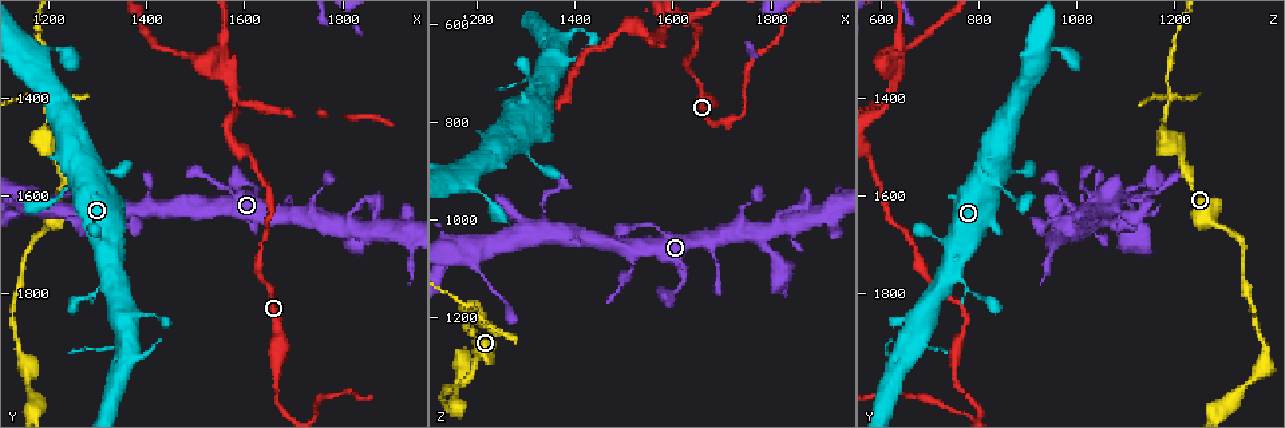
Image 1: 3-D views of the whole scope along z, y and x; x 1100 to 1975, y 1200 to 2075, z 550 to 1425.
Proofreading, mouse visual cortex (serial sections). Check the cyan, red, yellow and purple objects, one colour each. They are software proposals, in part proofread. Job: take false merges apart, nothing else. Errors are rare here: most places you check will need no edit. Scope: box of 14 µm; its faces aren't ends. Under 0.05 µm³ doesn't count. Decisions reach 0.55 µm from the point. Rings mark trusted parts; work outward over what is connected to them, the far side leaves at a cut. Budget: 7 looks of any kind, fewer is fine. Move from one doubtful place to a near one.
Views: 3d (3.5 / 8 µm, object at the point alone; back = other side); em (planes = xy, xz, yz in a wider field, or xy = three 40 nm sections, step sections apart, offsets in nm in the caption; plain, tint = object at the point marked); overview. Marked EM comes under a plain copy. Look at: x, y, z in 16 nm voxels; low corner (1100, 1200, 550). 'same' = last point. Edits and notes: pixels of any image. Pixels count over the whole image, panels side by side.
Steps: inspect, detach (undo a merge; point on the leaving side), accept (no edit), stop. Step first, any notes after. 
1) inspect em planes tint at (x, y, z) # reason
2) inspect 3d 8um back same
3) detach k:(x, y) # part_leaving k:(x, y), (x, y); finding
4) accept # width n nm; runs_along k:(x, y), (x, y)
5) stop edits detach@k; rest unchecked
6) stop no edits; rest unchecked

inspect 3d 3.5um at (1405, 1635, 1040) # branch point

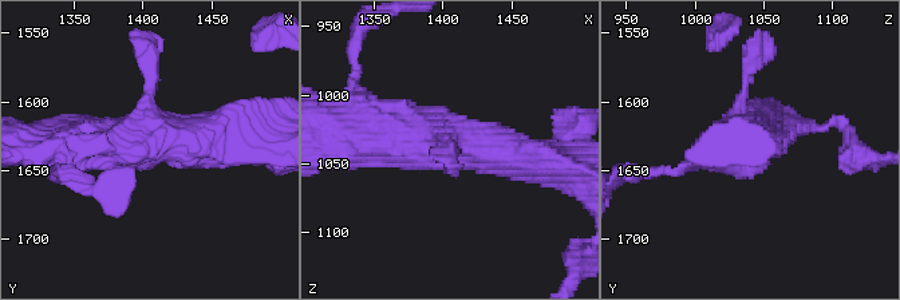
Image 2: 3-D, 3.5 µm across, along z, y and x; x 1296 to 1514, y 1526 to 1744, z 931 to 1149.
accept # runs_along 2:(536, 161), (415, 130), (354, 138); one cell here

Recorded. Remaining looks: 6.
inspect 3d 8um at (1200, 1390, 1185) # arms part here

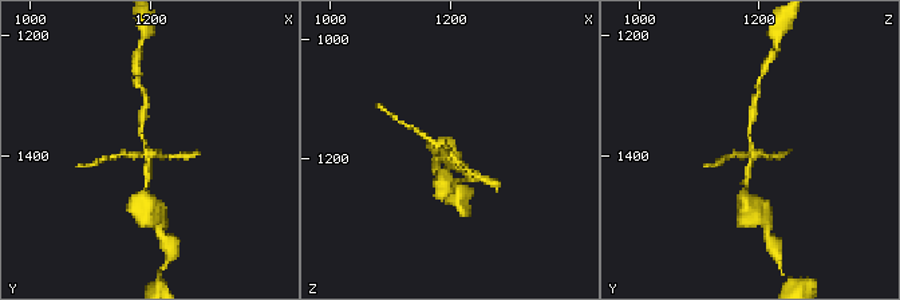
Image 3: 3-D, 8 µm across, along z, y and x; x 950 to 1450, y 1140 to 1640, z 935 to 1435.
inspect 3d 3.5um at (1195, 1400, 1190)

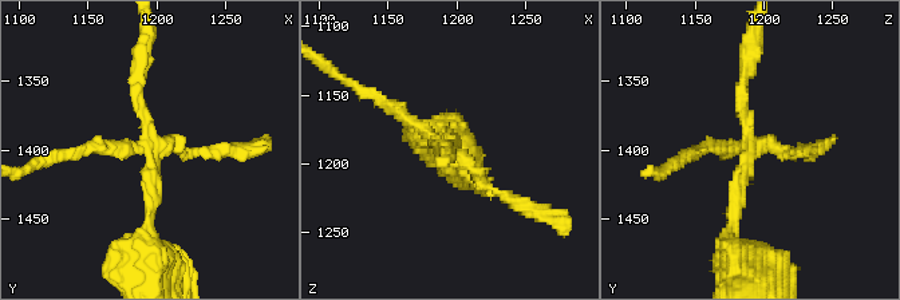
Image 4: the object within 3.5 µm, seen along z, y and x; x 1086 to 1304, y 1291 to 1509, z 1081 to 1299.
inspect em xy step 3 tint at (1196, 1398, 1188)

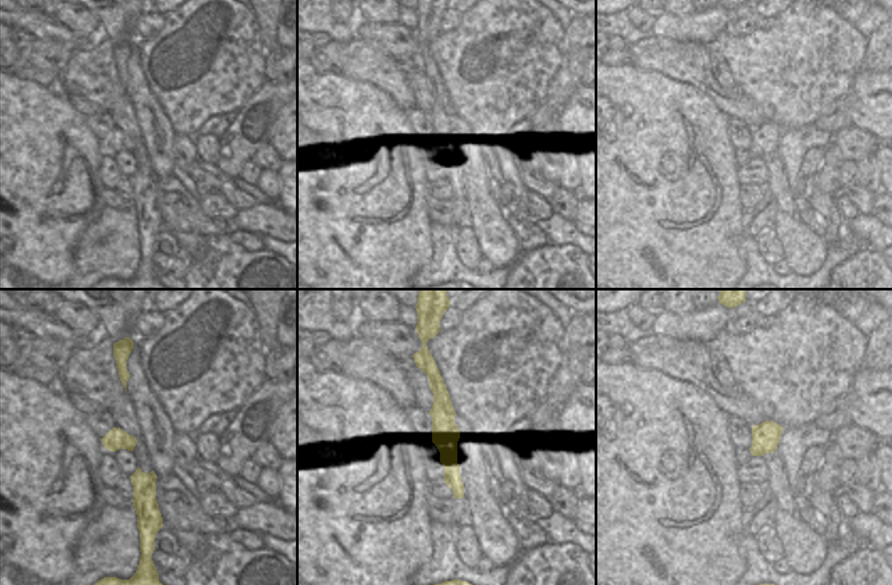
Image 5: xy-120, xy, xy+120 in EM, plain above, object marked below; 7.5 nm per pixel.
detach 4:(403, 115) # width 200 nm; two cells meet here

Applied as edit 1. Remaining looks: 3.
inspect 3d 8um at (1570, 1355, 635) # calibre changes

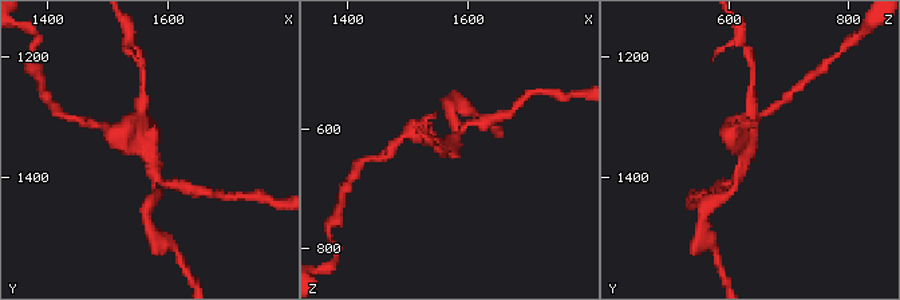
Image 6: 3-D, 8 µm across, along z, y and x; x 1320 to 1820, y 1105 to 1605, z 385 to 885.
inspect 3d 3.5um at (1570, 1350, 635)

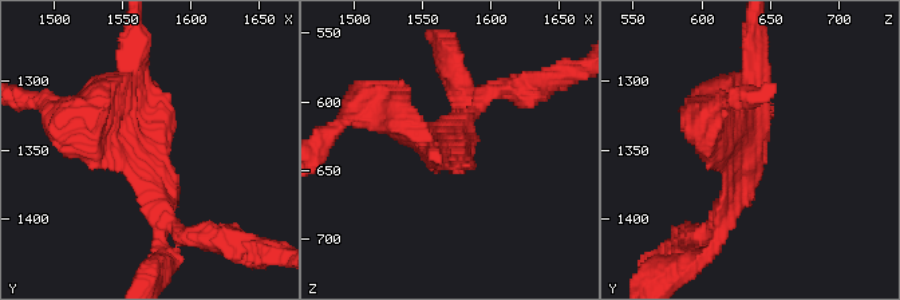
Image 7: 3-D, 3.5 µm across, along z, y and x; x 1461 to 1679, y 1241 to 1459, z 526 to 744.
detach 7:(514, 86) # a second cell is stuck on

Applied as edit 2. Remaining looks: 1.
stop edits detach@4, detach@7; rest unchecked

